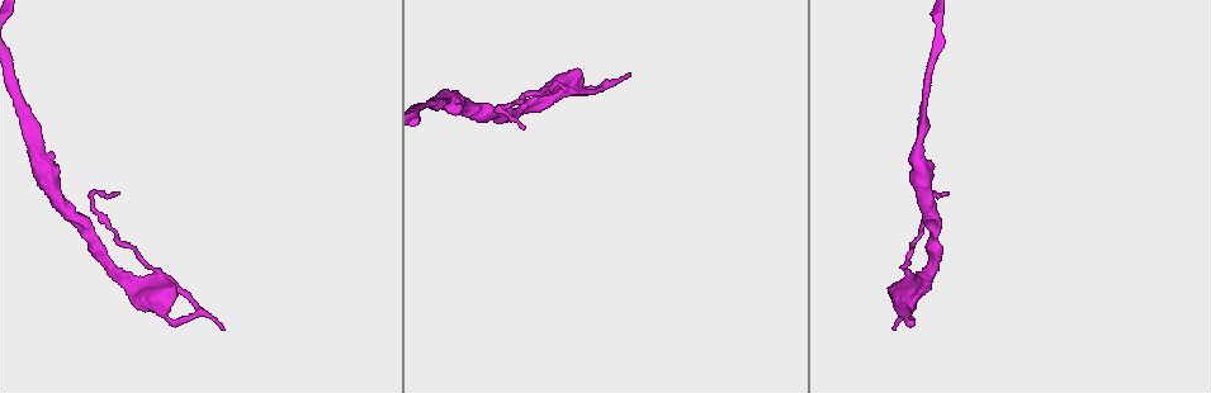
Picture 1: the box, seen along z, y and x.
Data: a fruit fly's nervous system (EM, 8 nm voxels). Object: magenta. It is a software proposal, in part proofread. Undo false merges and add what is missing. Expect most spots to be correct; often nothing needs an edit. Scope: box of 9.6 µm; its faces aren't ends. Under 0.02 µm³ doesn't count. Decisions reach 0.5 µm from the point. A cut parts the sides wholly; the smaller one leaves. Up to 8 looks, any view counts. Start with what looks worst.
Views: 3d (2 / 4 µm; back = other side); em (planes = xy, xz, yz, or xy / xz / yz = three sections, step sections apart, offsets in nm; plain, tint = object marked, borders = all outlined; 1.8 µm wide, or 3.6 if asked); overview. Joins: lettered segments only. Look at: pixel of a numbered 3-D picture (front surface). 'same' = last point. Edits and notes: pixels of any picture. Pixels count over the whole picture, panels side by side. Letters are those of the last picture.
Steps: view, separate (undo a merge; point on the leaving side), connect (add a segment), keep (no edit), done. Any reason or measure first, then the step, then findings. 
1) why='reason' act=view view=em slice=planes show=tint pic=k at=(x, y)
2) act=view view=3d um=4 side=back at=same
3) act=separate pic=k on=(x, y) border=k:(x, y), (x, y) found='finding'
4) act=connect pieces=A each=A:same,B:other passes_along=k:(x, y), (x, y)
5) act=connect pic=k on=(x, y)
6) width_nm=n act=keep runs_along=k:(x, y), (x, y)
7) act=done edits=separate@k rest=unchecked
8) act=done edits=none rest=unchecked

why='thick turns thin' act=view view=em slice=xy step=16 show=borders pic=1 at=(37, 157)

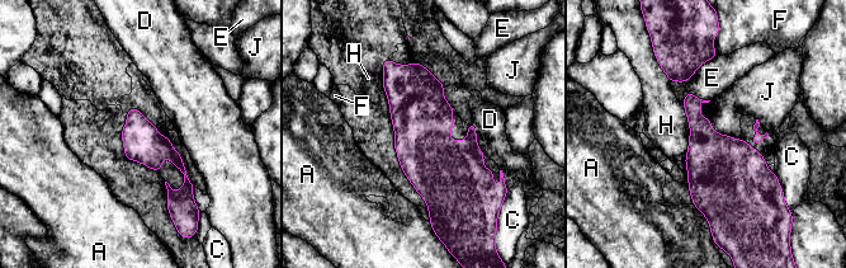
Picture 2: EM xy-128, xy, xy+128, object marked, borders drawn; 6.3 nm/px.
width_nm=240 longest_contact=H:360nm act=keep each=A:other,C:other,D:other,E:other,F:other,H:other,J:other found='continuous, no second cell'

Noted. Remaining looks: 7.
act=view view=em slice=yz step=16 show=tint pic=1 at=(945, 194)

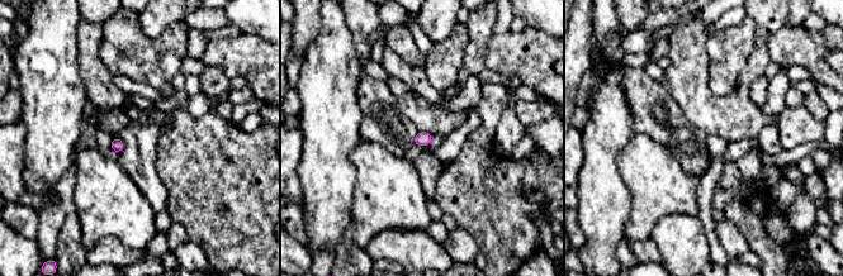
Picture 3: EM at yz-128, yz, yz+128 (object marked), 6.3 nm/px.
act=view view=em slice=planes show=borders at=same

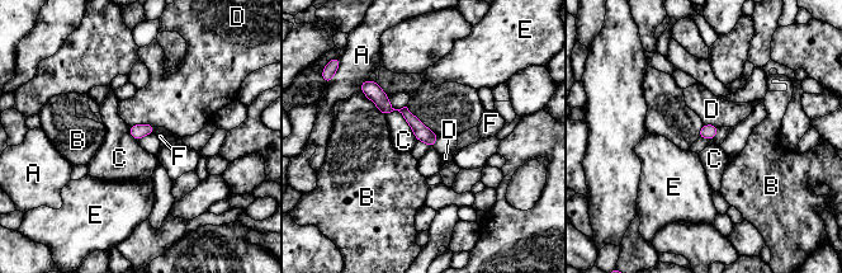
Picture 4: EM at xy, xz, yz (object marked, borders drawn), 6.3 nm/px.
act=keep each=A:other,B:other,C:other,D:other,E:other,F:other runs_along=4:(365, 85), (431, 141) found='no lettered segment goes on from it'

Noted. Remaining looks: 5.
act=view view=em slice=yz step=8 show=borders pic=1 at=(627, 76)

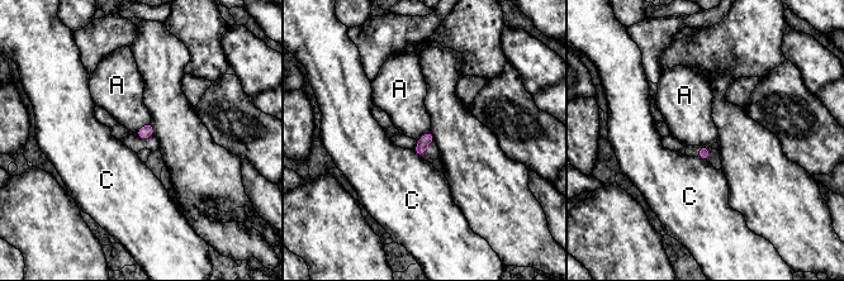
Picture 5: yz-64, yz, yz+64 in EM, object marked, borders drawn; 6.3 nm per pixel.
act=keep each=A:other,C:other border=5:(150, 120), (137, 132) found='no lettered segment goes on from it'

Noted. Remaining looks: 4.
act=done edits=none rest=unchecked

